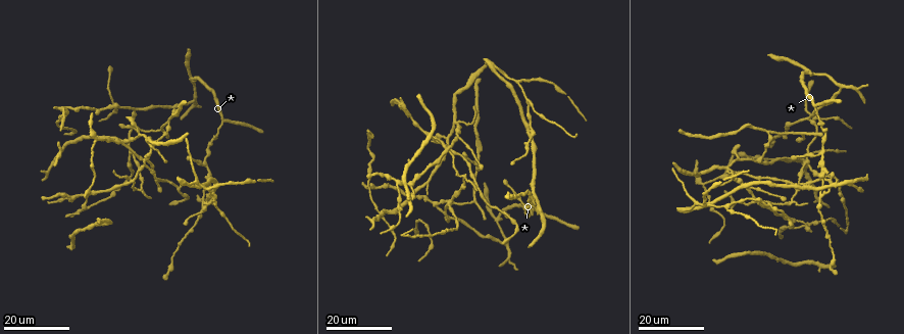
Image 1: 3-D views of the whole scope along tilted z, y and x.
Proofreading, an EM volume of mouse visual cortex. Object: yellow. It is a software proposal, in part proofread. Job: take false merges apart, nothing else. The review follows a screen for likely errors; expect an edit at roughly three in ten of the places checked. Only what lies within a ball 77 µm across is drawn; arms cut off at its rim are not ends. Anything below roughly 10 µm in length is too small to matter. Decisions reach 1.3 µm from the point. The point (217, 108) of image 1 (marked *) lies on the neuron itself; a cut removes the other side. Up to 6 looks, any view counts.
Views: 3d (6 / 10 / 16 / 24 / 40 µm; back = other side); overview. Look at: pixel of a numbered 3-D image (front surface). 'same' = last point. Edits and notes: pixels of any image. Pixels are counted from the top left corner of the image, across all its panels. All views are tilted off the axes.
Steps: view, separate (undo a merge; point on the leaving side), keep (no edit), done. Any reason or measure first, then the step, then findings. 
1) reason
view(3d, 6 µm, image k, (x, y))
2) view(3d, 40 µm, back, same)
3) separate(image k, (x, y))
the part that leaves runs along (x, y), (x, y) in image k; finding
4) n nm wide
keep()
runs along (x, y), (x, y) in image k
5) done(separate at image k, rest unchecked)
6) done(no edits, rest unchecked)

four arms meet
view(3d, 24 µm, image 1, (129, 153))

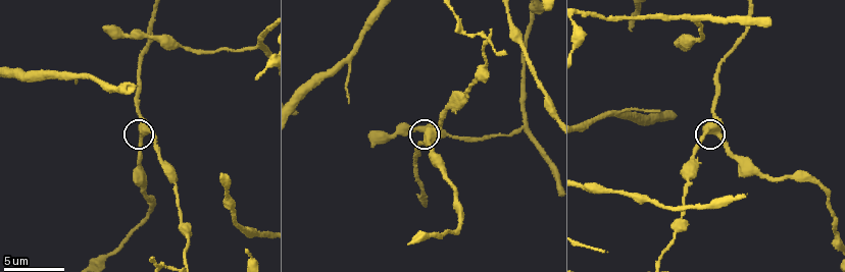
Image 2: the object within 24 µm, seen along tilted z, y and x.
view(3d, 10 µm, image 2, (714, 130))

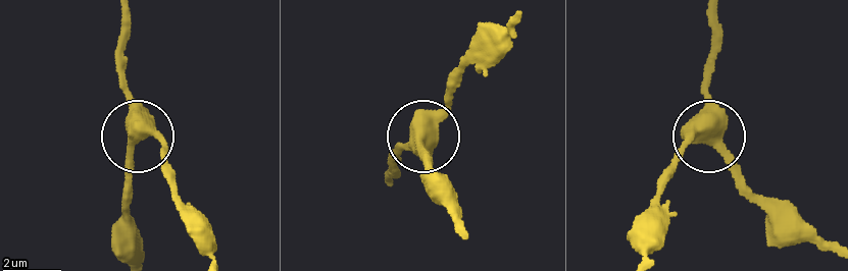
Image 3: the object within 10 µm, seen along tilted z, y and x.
4 arms
keep()
runs along (714, 16), (709, 133), (771, 206) in image 3; one neuron here

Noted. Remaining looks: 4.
view(3d, 16 µm, image 1, (535, 207))

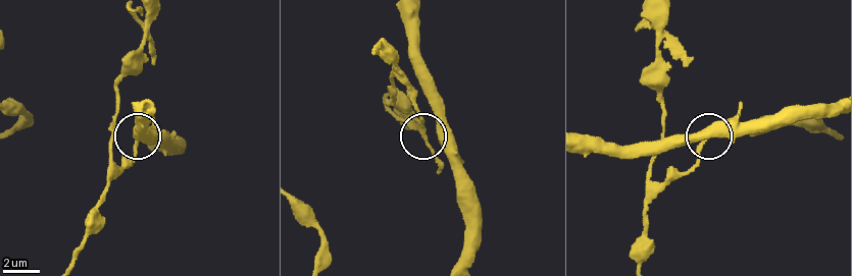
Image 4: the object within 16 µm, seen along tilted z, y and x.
closer look
view(3d, 10 µm, image 4, (426, 142))

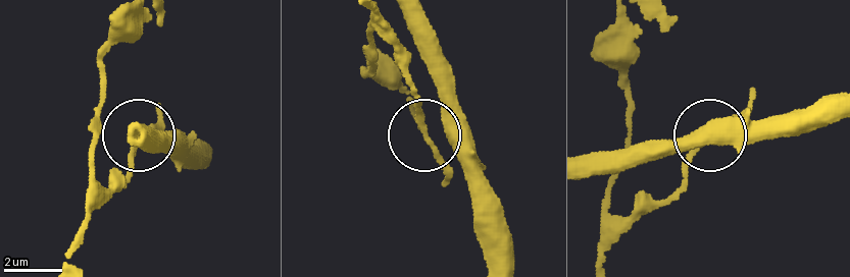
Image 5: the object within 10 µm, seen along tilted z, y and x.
keep()
continuous, no second neuron

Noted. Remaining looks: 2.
view(3d, 16 µm, image 1, (527, 99))

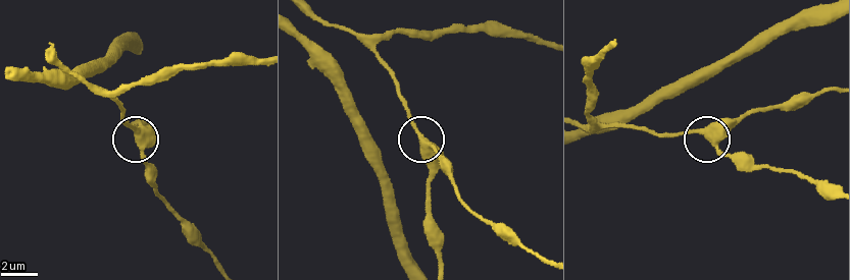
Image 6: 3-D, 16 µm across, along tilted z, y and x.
view(3d, 6 µm, image 6, (148, 146))

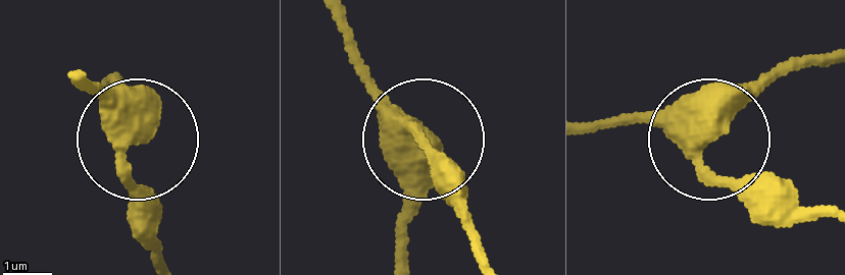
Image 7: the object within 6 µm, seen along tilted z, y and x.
side arm 25 µm
keep()
all the same neuron

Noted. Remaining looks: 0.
done(no edits, rest unchecked)

